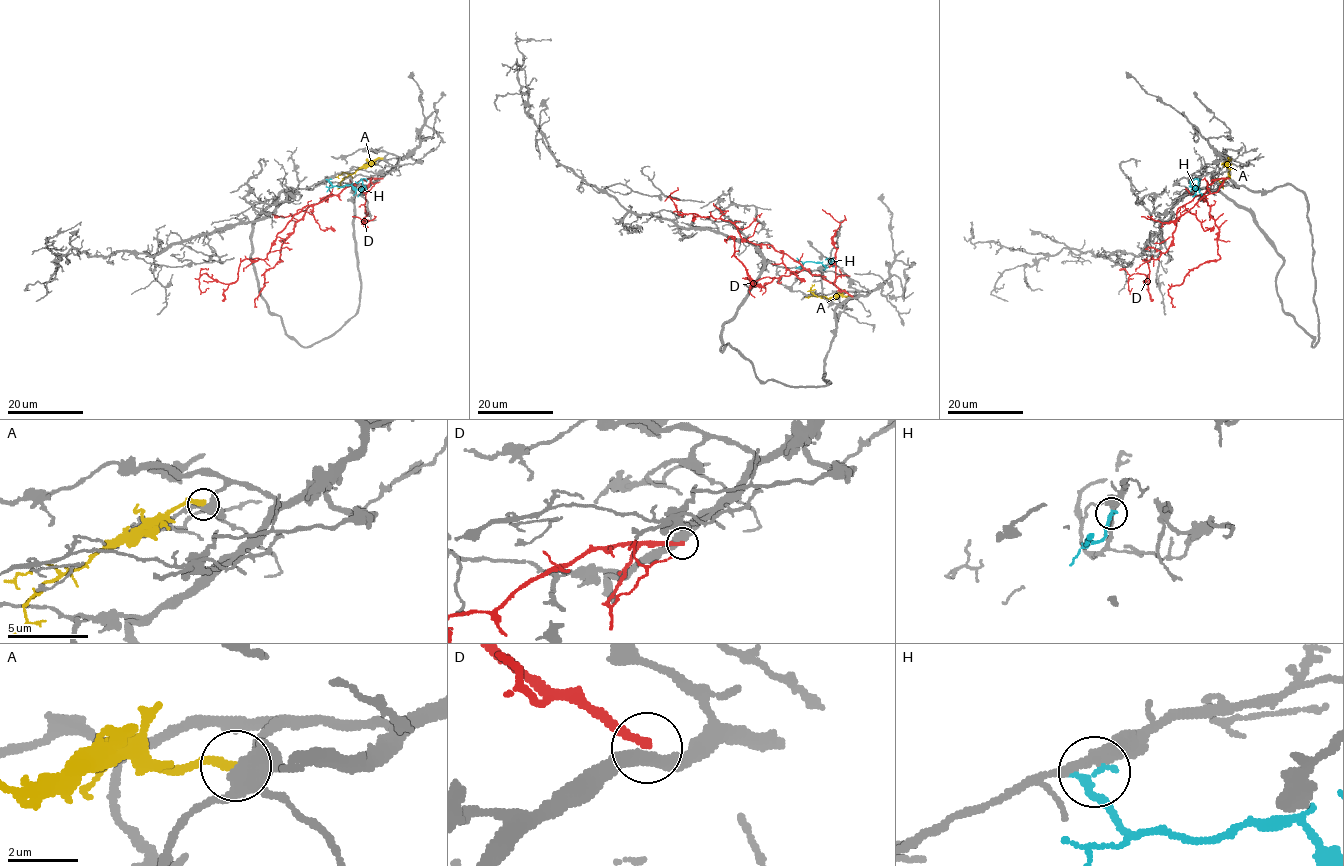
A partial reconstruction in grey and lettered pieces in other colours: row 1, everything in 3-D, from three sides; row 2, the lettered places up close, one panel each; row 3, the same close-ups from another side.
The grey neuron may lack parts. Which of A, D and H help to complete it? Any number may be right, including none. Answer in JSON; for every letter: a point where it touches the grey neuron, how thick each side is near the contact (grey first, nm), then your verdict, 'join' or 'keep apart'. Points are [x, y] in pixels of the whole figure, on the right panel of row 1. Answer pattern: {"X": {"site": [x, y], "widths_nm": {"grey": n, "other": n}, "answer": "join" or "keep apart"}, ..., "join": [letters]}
{"A": {"site": [1228, 158], "widths_nm": {"grey": 400, "other": 280}, "answer": "keep apart"}, "D": {"site": [1228, 178], "widths_nm": {"grey": 440, "other": 240}, "answer": "keep apart"}, "H": {"site": [1199, 179], "widths_nm": {"grey": 360, "other": 240}, "answer": "keep apart"}, "join": []}

